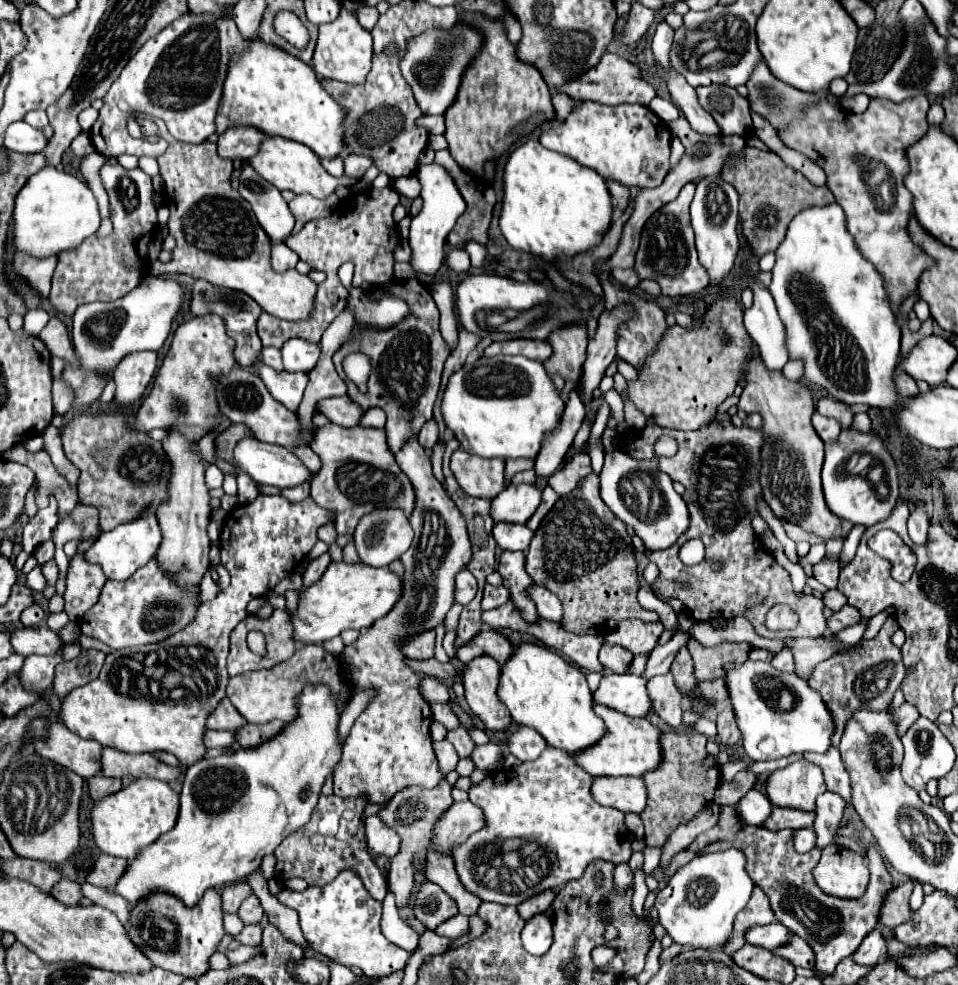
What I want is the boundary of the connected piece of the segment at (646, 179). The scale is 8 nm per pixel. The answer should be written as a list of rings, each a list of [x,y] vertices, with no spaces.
[[[590,100],[576,106],[560,126],[540,134],[540,142],[548,150],[566,154],[580,164],[594,168],[604,178],[614,178],[624,186],[640,188],[656,188],[666,178],[670,170],[670,138],[668,126],[646,106],[606,106]]]

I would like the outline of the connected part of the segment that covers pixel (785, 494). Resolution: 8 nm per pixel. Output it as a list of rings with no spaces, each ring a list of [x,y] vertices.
[[[758,356],[748,362],[746,368],[746,388],[740,396],[738,410],[746,414],[758,412],[762,416],[762,468],[760,486],[764,500],[772,508],[776,518],[798,524],[802,530],[822,538],[824,542],[832,538],[846,538],[852,530],[852,522],[836,518],[822,494],[820,470],[824,462],[824,442],[812,426],[814,400],[808,386],[802,382],[788,382],[782,372],[768,372]]]

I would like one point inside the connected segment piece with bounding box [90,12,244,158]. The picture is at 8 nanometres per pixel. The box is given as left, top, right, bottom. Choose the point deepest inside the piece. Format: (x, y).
(177, 75)

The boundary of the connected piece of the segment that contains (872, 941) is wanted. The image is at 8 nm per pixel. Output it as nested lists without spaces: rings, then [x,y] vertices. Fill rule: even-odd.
[[[878,928],[862,940],[860,948],[852,954],[852,960],[862,966],[874,966],[874,964],[886,960],[886,946],[884,946],[882,932]]]

